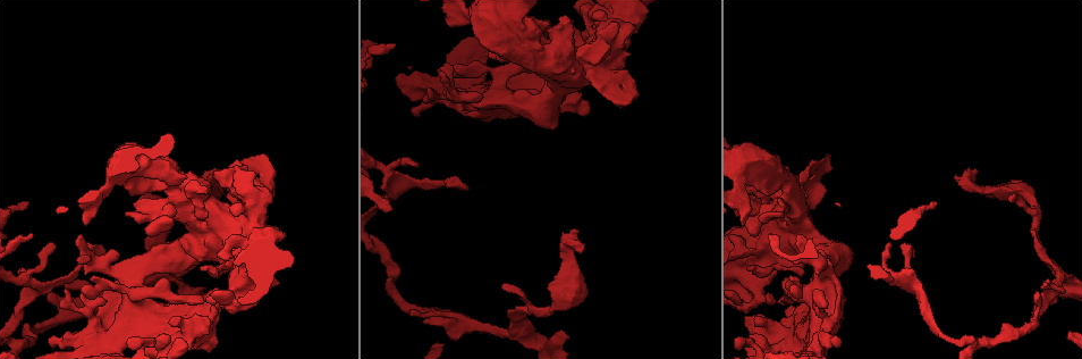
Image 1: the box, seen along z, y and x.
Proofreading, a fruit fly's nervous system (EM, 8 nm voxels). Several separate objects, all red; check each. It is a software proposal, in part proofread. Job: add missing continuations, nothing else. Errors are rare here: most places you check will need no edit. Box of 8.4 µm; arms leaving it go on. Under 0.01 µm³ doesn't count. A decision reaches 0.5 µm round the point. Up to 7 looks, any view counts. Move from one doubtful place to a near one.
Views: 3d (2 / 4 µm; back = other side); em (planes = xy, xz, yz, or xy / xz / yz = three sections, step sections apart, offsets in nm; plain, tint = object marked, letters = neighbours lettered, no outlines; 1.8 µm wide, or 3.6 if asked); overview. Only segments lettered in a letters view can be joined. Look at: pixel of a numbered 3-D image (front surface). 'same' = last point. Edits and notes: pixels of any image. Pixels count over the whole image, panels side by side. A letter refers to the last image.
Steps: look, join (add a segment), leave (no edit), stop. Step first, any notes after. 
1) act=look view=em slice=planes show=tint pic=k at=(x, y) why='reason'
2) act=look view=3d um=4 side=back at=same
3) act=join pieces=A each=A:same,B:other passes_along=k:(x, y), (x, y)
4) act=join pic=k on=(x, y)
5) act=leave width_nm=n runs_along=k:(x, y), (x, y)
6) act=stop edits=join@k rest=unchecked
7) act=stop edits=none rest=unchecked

act=look view=3d um=4 side=back pic=1 at=(31, 235) why='long arm stops here'

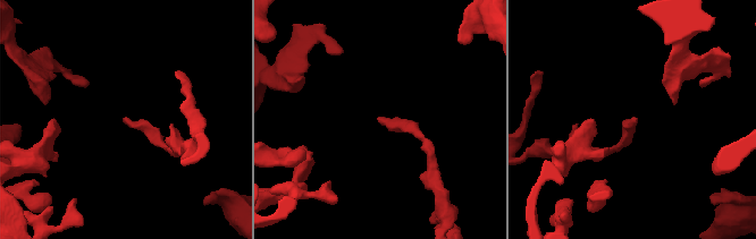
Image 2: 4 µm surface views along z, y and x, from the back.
act=look view=em slice=xz step=8 show=letters pic=2 at=(124, 118)

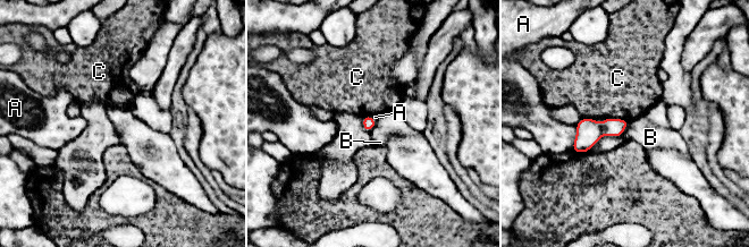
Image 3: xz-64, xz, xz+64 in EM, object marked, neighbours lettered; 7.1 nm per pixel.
act=leave longest_contact=A:190nm each=A:other,B:other,C:other border=3:(575, 125), (575, 137), (571, 150) found='no lettered segment goes on from it'

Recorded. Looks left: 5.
act=look view=em slice=planes show=letters pic=1 at=(785, 269) why='free end'

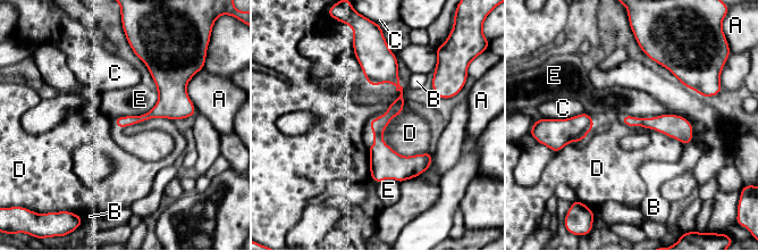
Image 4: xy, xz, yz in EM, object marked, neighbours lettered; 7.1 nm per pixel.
act=leave each=A:other,B:other,C:other,D:other,E:other runs_along=4:(372, 56), (399, 89), (378, 142), (401, 178) found='no lettered segment goes on from it'

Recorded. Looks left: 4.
act=look view=em slice=xz step=8 show=letters pic=1 at=(448, 336) why='free end'

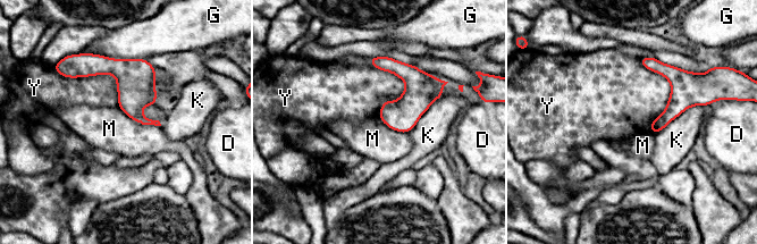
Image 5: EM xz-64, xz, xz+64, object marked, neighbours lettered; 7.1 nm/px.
act=look view=em slice=planes show=letters at=same why='cut it another way'

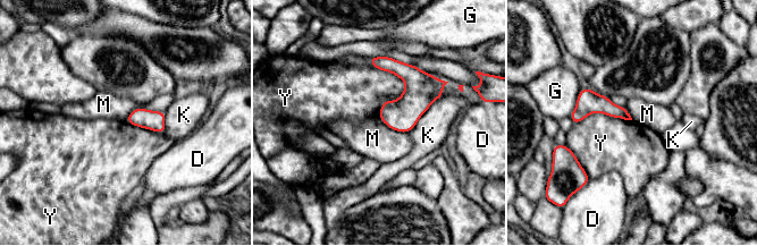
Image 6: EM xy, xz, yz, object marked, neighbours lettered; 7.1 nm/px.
act=leave each=D:other,G:other,K:other,M:other,Y:other border=6:(378, 117), (390, 128), (408, 133) found='none of them fits'

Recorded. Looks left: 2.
act=stop edits=none rest=unchecked

